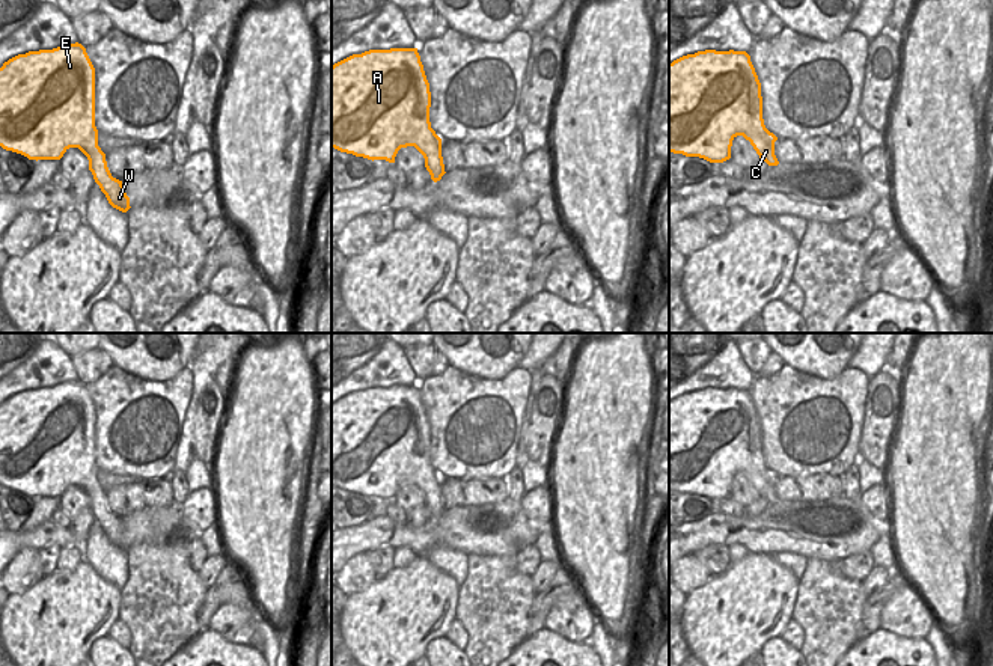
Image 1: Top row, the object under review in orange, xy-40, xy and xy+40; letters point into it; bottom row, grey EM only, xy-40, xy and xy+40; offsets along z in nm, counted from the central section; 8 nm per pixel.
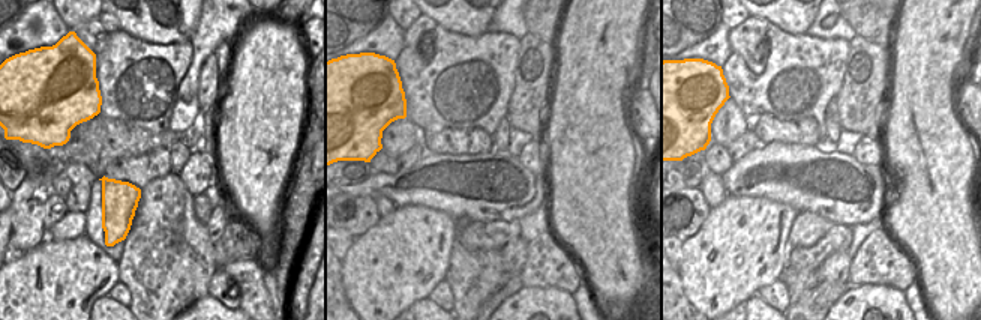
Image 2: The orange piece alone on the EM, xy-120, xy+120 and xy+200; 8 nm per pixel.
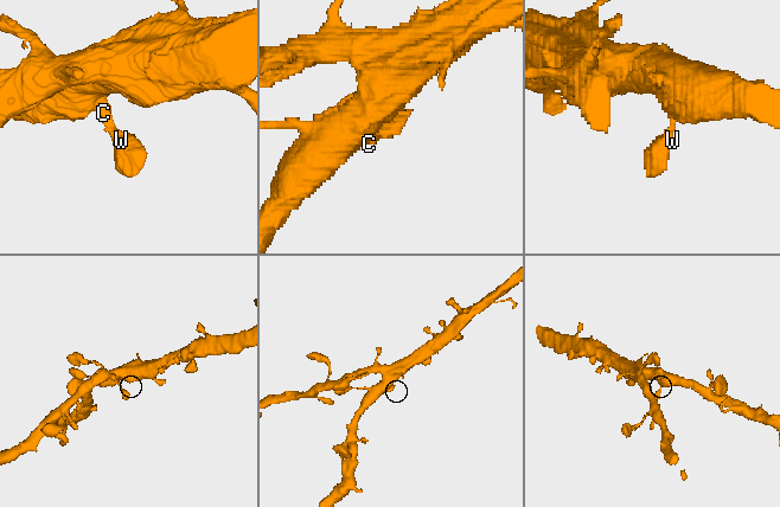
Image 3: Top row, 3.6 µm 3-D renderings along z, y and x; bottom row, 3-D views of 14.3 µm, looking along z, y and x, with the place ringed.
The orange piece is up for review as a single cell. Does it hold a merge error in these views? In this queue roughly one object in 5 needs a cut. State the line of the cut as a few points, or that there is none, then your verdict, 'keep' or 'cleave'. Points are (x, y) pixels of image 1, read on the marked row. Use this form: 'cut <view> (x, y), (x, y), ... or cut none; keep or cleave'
cut none; keep

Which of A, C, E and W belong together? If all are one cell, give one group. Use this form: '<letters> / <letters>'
A C E W

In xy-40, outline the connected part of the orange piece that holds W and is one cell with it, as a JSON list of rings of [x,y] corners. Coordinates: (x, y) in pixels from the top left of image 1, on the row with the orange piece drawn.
[[[78,42],[53,50],[29,51],[3,63],[0,68],[0,146],[36,161],[60,160],[69,148],[78,148],[87,157],[89,170],[108,203],[122,212],[131,208],[122,181],[112,176],[105,154],[98,146],[98,130],[95,127],[95,68],[86,48]]]

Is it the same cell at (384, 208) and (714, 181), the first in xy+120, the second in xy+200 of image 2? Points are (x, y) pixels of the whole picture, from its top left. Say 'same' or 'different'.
same

